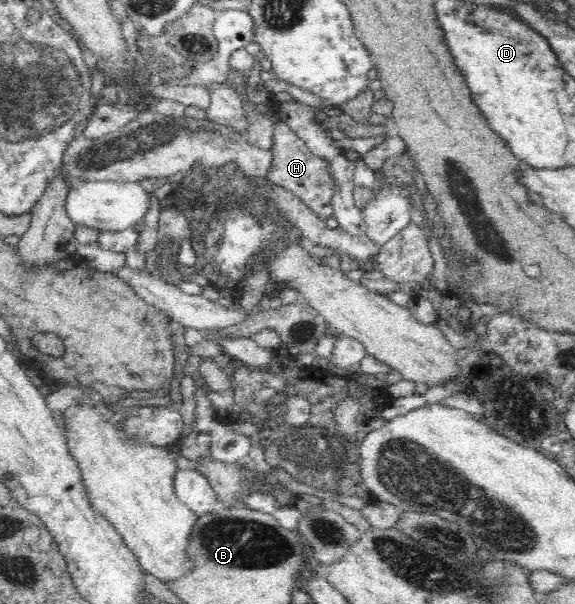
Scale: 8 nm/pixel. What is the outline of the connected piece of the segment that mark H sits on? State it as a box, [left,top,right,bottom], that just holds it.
[265,122,333,221]

